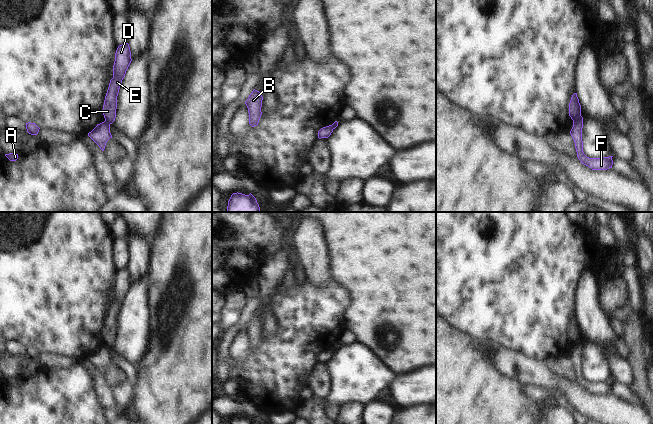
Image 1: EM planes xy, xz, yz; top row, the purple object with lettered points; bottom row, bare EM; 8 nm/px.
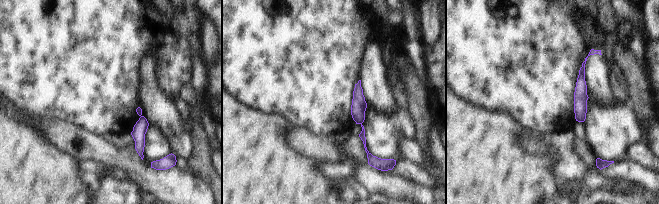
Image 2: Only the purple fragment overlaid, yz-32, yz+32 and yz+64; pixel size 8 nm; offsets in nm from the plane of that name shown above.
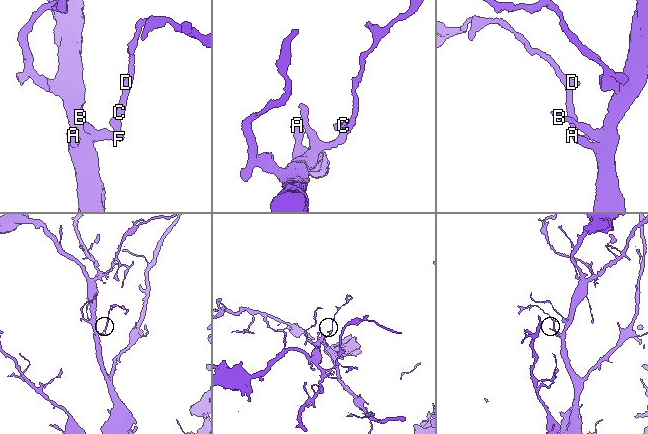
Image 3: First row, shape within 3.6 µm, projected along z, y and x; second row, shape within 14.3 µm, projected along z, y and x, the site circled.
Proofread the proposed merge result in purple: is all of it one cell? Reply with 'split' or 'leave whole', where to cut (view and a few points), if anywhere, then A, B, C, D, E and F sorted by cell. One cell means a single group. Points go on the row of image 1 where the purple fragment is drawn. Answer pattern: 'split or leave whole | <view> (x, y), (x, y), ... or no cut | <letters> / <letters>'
split | yz (581, 116), (573, 122) | A B F / C D E

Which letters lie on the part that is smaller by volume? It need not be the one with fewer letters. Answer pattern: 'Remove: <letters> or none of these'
Remove: C, D, E

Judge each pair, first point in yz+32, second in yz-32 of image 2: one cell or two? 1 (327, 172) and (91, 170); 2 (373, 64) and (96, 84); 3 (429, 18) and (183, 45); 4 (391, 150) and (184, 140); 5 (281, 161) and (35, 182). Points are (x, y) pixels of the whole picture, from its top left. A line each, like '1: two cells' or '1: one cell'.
1: one cell
2: two cells
3: two cells
4: two cells
5: one cell

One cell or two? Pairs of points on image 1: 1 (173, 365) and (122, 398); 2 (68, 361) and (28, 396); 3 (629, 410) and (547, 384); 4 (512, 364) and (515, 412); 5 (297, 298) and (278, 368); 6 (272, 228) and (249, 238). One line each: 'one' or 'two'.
1: two
2: two
3: one
4: two
5: one
6: one

